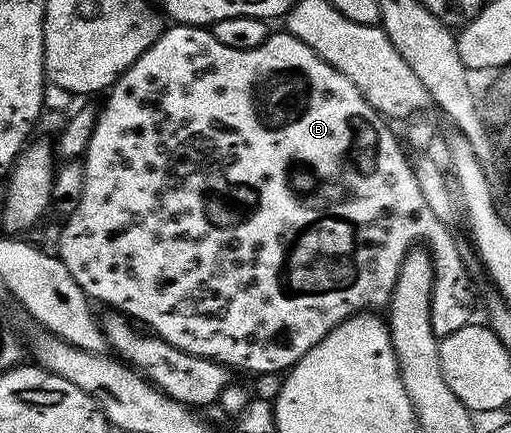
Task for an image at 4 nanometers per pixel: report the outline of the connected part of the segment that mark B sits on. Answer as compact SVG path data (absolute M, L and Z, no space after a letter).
M172 23L170 26L164 27L157 42L153 42L153 46L149 46L149 50L145 50L145 54L141 54L141 58L137 58L137 62L133 62L133 66L125 69L114 84L106 89L106 96L107 101L104 102L103 108L101 104L95 117L93 134L87 143L87 151L81 157L85 170L85 190L81 194L81 206L77 206L77 210L73 210L73 214L66 217L64 224L67 225L59 232L59 249L57 249L59 260L65 264L65 268L69 270L74 281L92 301L100 300L101 303L107 304L103 306L123 313L124 316L140 325L142 325L141 323L148 324L151 327L148 329L154 335L177 346L177 350L188 352L190 356L217 360L221 364L226 364L228 369L240 368L243 372L251 372L250 374L283 374L301 358L305 358L305 354L309 354L309 350L313 350L313 346L317 346L317 342L321 342L321 338L325 338L325 334L329 334L329 330L333 330L341 321L348 320L350 316L358 316L360 312L366 312L368 309L379 310L379 307L382 309L391 298L391 289L404 256L411 247L422 242L429 249L432 262L435 264L435 281L432 288L432 328L436 335L442 338L453 334L453 330L461 330L461 326L472 323L471 307L475 304L475 296L471 293L471 276L467 273L469 264L458 252L460 241L451 237L451 228L435 218L432 211L429 210L421 189L419 189L415 169L409 160L407 162L408 153L405 151L400 137L387 129L388 121L380 116L373 106L369 106L369 102L361 94L361 90L357 90L357 86L353 86L353 82L349 82L349 78L345 78L345 74L341 74L333 66L329 66L329 62L322 60L312 48L305 46L305 42L301 42L290 32L275 30L255 49L234 49L219 42L213 32L206 27Z

